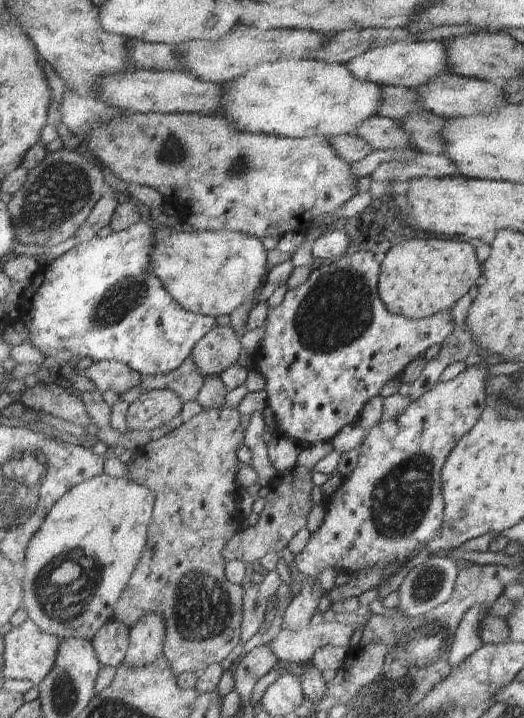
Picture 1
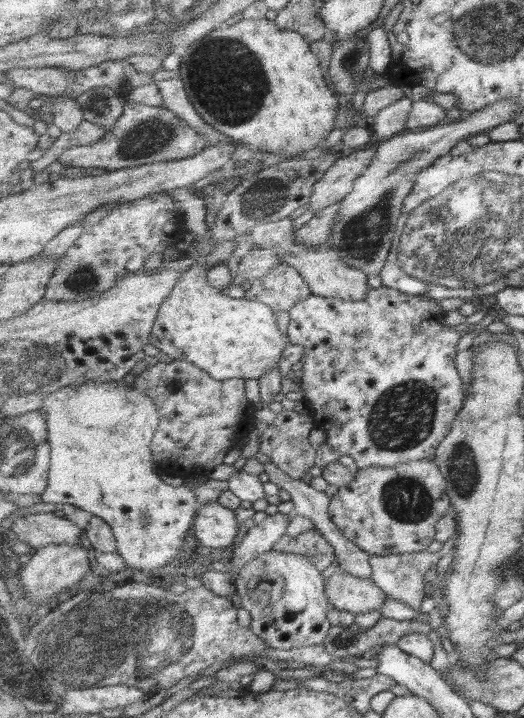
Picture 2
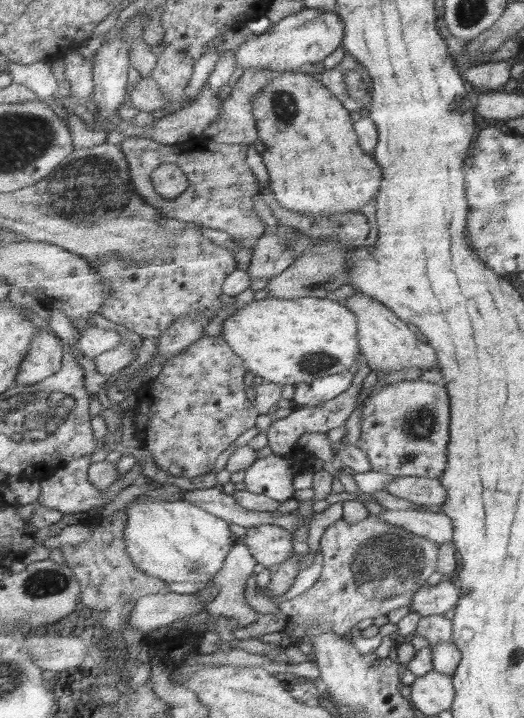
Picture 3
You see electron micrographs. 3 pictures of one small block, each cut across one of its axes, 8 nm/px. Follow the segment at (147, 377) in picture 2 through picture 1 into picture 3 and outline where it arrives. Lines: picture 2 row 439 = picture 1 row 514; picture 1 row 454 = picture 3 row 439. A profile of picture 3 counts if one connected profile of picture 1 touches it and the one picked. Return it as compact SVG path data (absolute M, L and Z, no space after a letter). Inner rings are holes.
M221 335L204 336L187 350L169 358L157 378L150 379L149 384L143 384L141 390L137 390L135 436L160 469L173 477L187 479L209 474L215 468L219 454L257 424L260 410L247 398L243 382L247 371L245 359Z

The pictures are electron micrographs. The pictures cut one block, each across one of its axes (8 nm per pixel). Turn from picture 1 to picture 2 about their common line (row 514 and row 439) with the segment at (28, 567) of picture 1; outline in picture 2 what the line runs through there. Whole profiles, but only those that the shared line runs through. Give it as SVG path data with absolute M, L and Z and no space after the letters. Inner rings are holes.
M89 381L80 385L68 386L64 390L46 393L41 409L43 412L46 412L49 431L48 437L52 449L49 487L47 487L47 490L42 494L42 502L54 504L57 507L63 504L72 504L73 506L81 508L83 511L87 511L88 513L105 520L105 522L112 526L114 535L116 536L118 554L130 567L143 571L149 570L150 573L158 576L160 569L163 568L163 566L167 566L167 564L182 564L179 559L176 559L175 561L173 558L177 558L179 552L183 550L183 546L185 546L185 536L187 536L187 532L191 530L193 523L195 522L200 504L197 500L194 488L187 488L187 486L184 485L169 485L161 479L159 474L156 474L153 462L151 462L151 458L153 459L152 443L160 425L160 410L157 408L156 402L153 402L153 399L149 398L148 394L136 389L133 384L128 385L122 381Z

